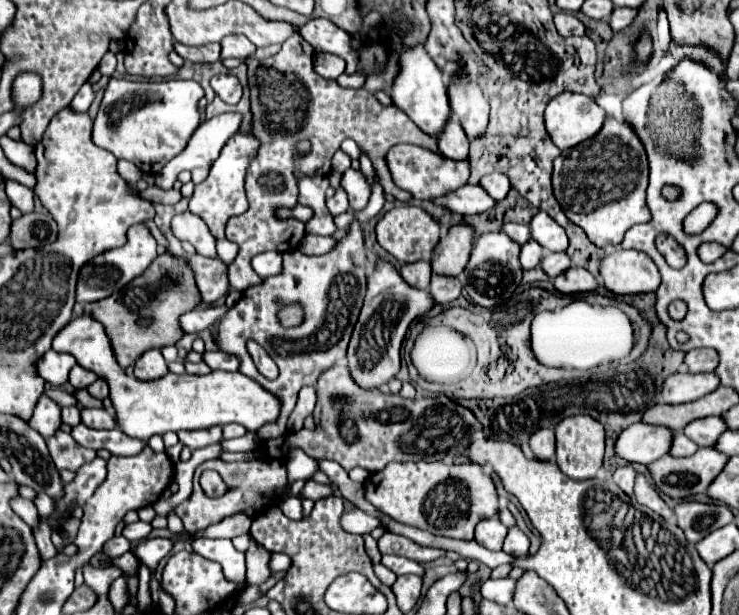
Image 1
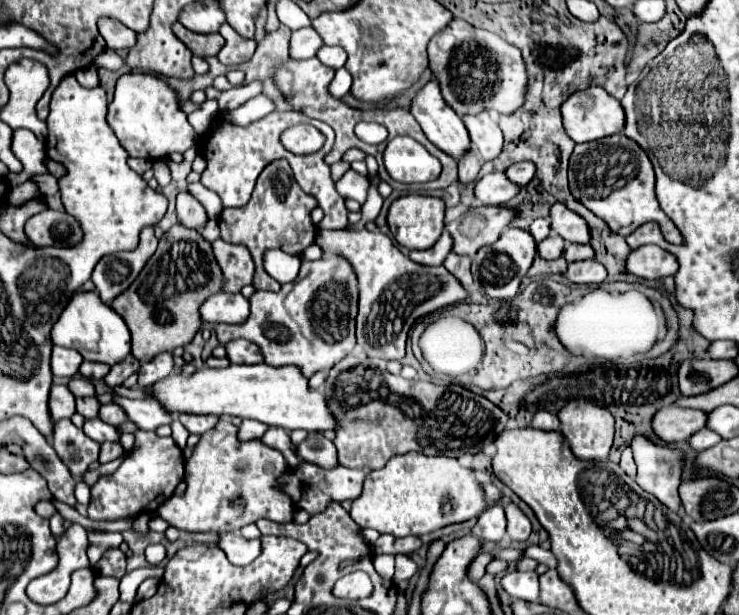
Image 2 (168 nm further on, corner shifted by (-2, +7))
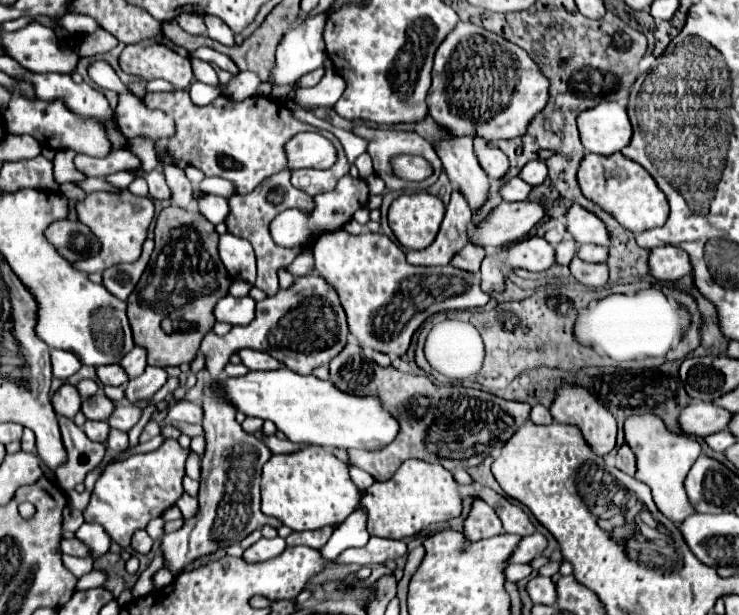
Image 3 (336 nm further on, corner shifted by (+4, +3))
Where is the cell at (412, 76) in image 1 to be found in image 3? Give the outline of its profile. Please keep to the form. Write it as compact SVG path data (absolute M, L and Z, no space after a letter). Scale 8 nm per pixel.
M453 136L453 140L439 140L433 144L433 148L441 158L445 174L453 186L459 188L467 198L471 210L477 210L487 198L489 178L477 162L471 136Z

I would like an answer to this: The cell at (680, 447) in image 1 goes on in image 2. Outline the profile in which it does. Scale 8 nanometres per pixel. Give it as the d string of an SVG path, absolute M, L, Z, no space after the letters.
M709 428L699 430L697 434L693 434L693 438L689 438L691 448L695 448L695 450L699 450L699 452L703 452L703 450L707 450L707 448L715 446L717 442L721 442L721 436L719 436L717 432L709 430Z

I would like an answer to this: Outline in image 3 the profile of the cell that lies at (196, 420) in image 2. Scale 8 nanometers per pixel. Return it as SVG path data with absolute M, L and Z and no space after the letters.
M177 402L175 406L169 408L165 424L171 424L175 420L189 422L189 424L201 424L201 420L203 420L203 408L197 406L197 404L191 404L191 402Z

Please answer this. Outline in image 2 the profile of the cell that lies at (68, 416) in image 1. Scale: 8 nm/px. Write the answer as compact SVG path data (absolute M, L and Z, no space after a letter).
M91 396L91 398L77 398L77 412L85 418L97 418L99 414L99 400L97 396Z

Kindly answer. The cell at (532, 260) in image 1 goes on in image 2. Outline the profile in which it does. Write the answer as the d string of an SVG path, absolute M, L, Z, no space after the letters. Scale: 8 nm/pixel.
M551 234L543 242L539 242L539 256L545 260L555 260L561 258L565 252L565 240L559 234Z

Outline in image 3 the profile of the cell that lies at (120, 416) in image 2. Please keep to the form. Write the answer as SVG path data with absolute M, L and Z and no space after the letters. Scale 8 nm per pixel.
M117 404L111 418L107 420L107 424L111 428L117 428L117 430L123 430L123 432L129 432L141 418L141 410L137 406L121 406Z

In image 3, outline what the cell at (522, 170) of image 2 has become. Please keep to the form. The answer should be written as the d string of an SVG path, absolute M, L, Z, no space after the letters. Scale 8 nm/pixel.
M527 162L519 176L529 184L529 186L539 186L547 178L547 166L543 162Z

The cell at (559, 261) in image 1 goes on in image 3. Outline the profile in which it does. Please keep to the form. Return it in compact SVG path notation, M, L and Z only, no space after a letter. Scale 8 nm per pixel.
M581 244L577 256L583 258L585 262L605 262L607 260L607 248L597 246L597 244Z

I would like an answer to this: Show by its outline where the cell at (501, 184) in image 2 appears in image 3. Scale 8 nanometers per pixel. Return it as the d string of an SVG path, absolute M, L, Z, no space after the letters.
M511 178L509 182L505 182L499 188L499 196L507 202L517 202L517 200L525 200L529 190L531 190L531 186L525 184L521 178Z

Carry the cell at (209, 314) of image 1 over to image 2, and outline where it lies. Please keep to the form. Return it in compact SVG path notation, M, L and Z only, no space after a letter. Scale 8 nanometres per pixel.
M219 292L219 294L213 294L201 306L201 318L203 318L203 322L243 324L251 314L249 308L251 308L249 298L245 298L243 294Z

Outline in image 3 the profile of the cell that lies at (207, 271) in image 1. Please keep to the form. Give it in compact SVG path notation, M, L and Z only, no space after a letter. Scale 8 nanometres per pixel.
M233 234L219 236L219 258L233 280L255 282L255 254L247 240Z

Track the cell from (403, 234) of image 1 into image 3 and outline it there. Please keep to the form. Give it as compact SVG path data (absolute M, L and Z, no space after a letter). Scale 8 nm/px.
M403 194L389 206L389 226L407 250L427 248L443 220L445 206L431 194Z

